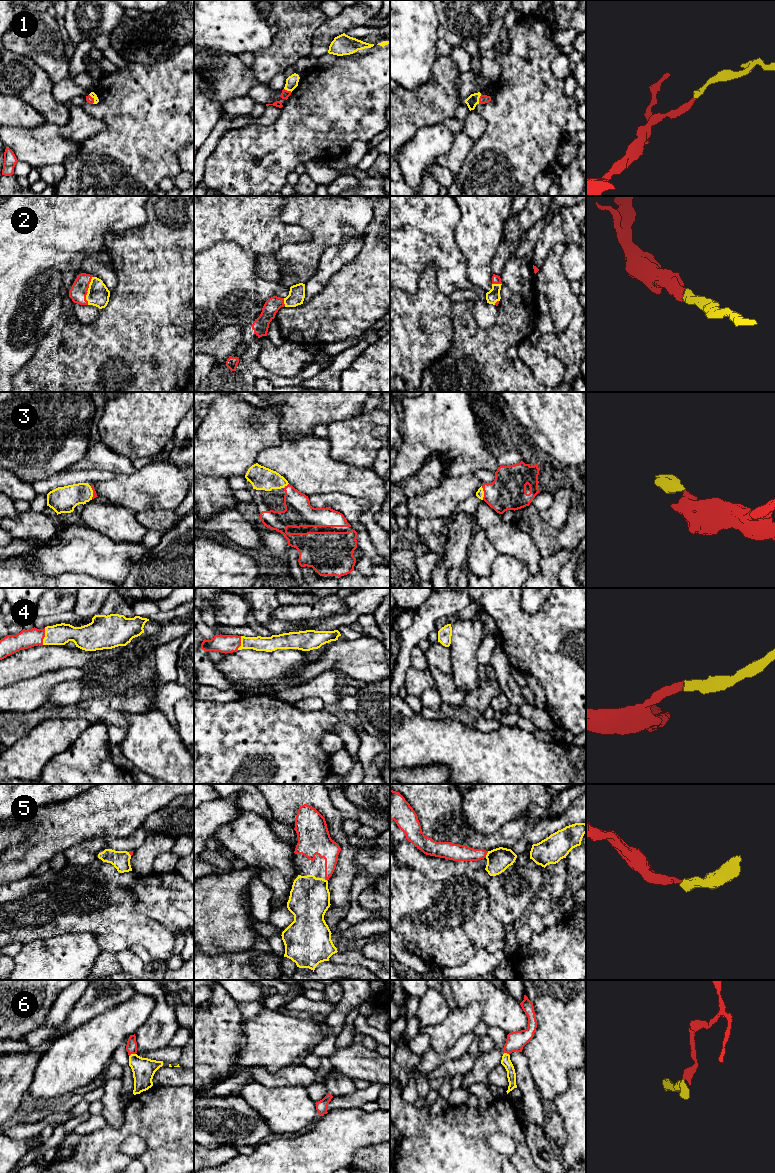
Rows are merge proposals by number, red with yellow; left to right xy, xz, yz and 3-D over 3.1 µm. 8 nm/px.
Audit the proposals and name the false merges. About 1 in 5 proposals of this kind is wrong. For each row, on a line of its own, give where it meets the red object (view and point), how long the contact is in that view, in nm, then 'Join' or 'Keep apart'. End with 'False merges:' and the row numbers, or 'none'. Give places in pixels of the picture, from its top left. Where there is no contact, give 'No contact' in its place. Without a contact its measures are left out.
1: Touches red at yz (479, 98). Shared border 80 nm. Join
2: Touches red at xy (87, 290). Shared border 240 nm. Join
3: Touches red at yz (484, 493). Shared border 110 nm. Join
4: Touches red at xy (44, 636). Shared border 140 nm. Join
5: Touches red at yz (486, 854). Shared border 60 nm. Join
6: Touches red at xy (132, 1053). Shared border 60 nm. Join
False merges: none

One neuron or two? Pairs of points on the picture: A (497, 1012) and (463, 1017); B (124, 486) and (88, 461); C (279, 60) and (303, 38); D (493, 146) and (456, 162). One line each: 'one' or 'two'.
A: two
B: two
C: one
D: two

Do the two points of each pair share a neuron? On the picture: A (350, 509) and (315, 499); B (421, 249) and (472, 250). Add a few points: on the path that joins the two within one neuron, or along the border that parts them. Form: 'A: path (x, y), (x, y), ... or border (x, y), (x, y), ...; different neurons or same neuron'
A: path (341, 502), (324, 500); same neuron
B: border (455, 227), (455, 243), (466, 261), (466, 273); different neurons

